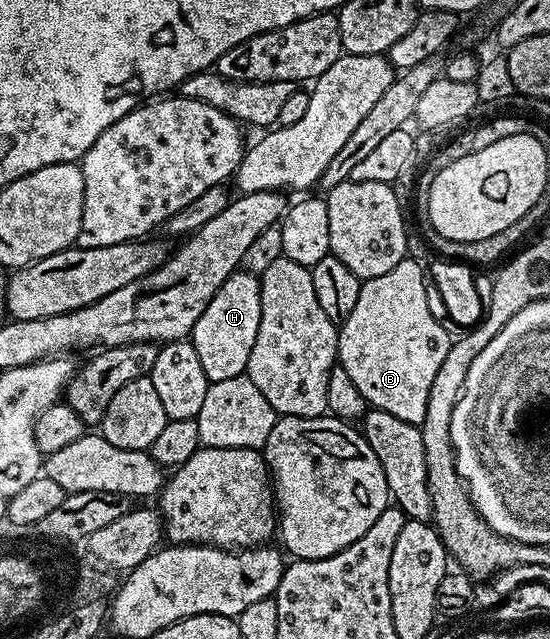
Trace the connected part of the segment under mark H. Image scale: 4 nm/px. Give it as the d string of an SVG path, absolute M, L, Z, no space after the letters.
M246 269L233 272L225 285L221 285L221 289L217 289L217 293L205 305L205 313L197 317L197 325L193 325L189 336L189 342L197 349L201 369L205 369L208 384L228 380L246 372L249 353L253 349L253 341L257 339L260 317L259 275Z

